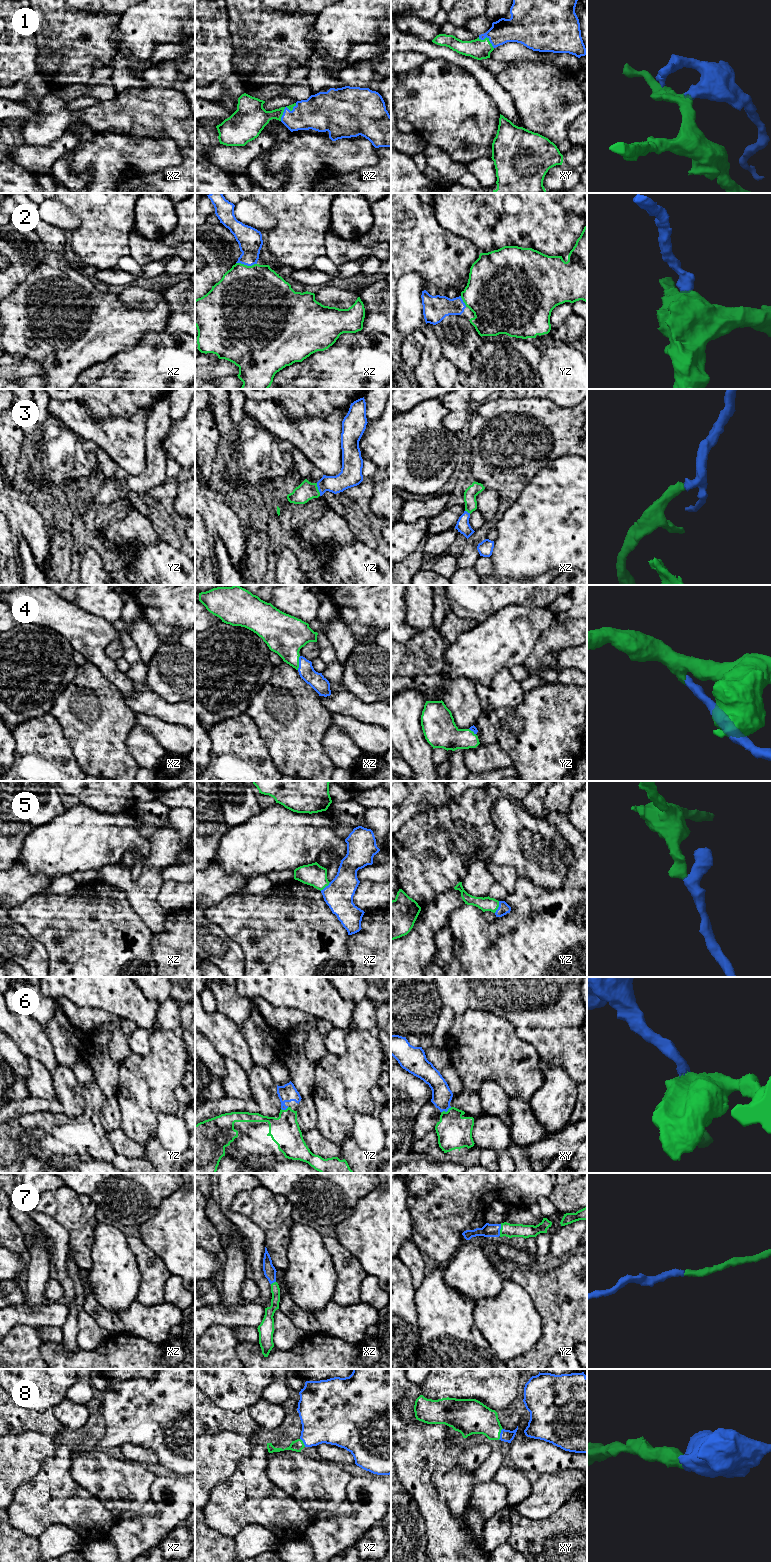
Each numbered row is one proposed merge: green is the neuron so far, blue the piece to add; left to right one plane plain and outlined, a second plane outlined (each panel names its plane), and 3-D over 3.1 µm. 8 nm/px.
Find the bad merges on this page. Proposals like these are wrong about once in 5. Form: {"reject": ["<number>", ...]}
{"reject": []}

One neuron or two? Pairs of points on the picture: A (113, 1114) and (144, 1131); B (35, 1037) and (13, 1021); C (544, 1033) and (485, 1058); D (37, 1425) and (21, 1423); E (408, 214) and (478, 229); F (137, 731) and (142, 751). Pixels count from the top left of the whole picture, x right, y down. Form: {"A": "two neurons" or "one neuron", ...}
{"A": "two neurons", "B": "one neuron", "C": "two neurons", "D": "one neuron", "E": "two neurons", "F": "one neuron"}

